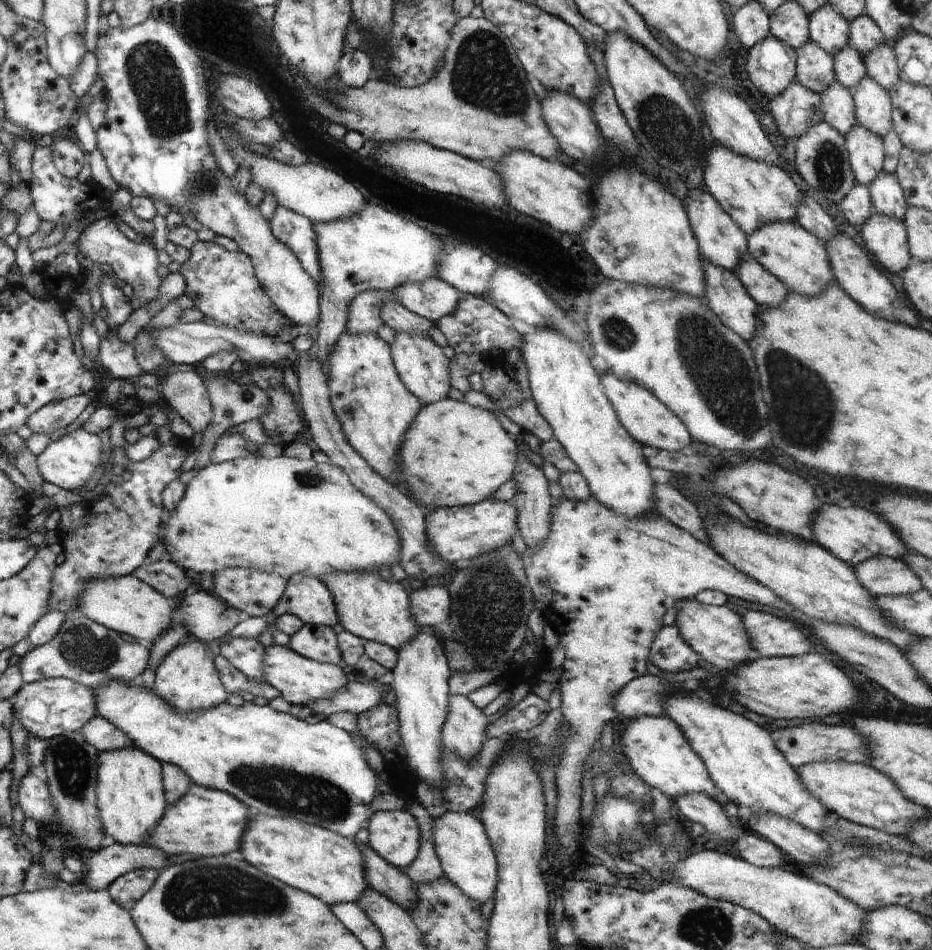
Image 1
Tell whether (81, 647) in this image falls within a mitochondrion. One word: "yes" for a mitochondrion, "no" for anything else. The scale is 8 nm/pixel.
yes

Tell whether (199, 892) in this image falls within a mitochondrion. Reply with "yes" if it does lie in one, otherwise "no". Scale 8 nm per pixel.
yes

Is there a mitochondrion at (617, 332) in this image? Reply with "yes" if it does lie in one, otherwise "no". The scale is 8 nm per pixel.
yes

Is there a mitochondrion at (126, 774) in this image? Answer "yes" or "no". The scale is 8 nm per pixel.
no

